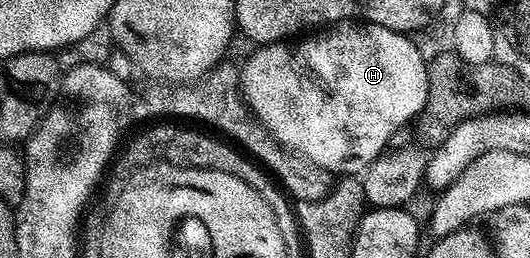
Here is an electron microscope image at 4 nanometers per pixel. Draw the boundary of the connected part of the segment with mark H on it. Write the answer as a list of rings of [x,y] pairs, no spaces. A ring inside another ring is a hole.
[[[336,23],[316,32],[314,35],[307,35],[299,40],[294,43],[276,43],[256,48],[254,50],[256,53],[247,62],[242,62],[241,65],[243,96],[247,104],[250,105],[252,113],[258,117],[259,122],[292,153],[300,153],[303,157],[313,159],[313,163],[317,163],[317,167],[326,169],[331,175],[362,174],[378,157],[384,155],[393,133],[401,128],[410,126],[415,118],[418,117],[419,112],[425,107],[425,99],[427,98],[427,62],[424,61],[421,51],[417,51],[414,40],[408,34],[398,33],[389,27],[381,27],[380,25]]]

